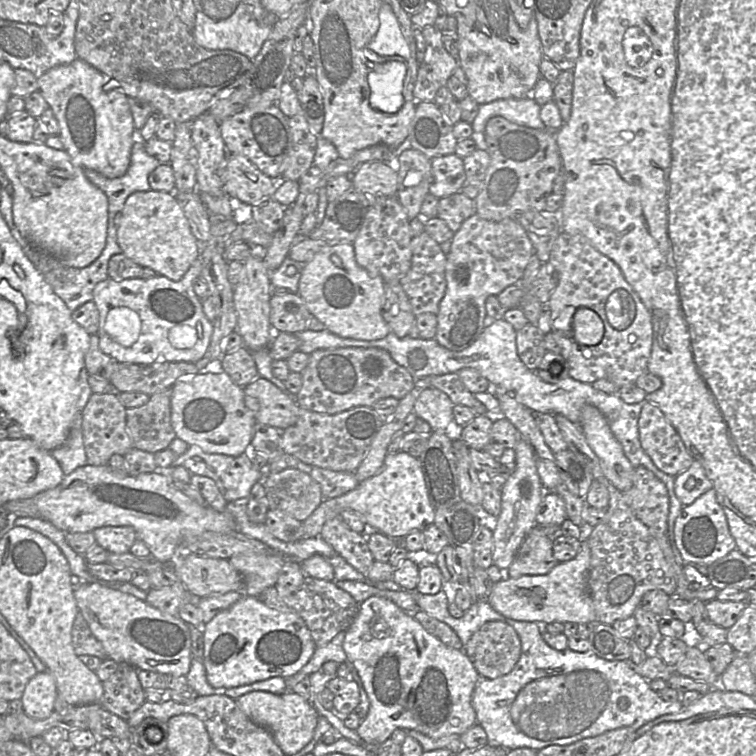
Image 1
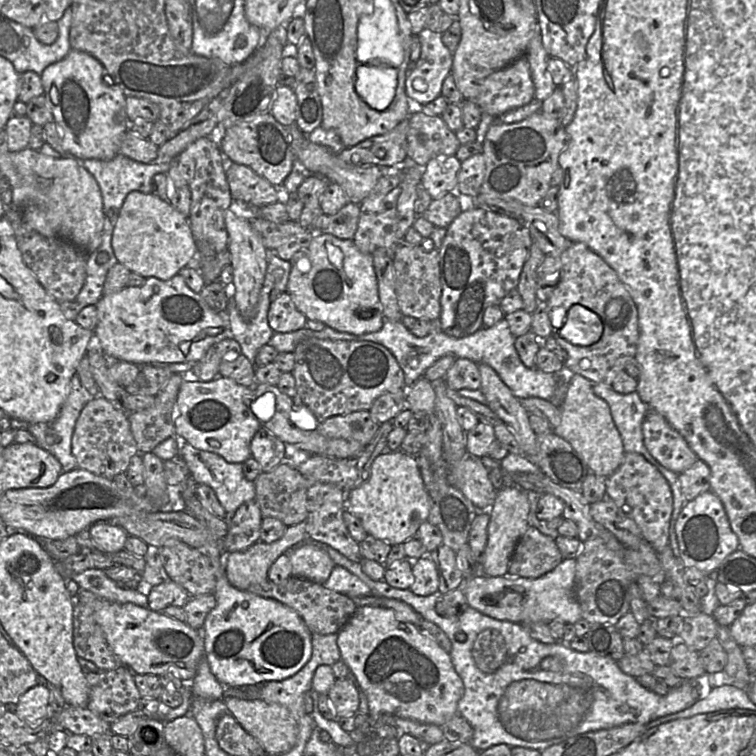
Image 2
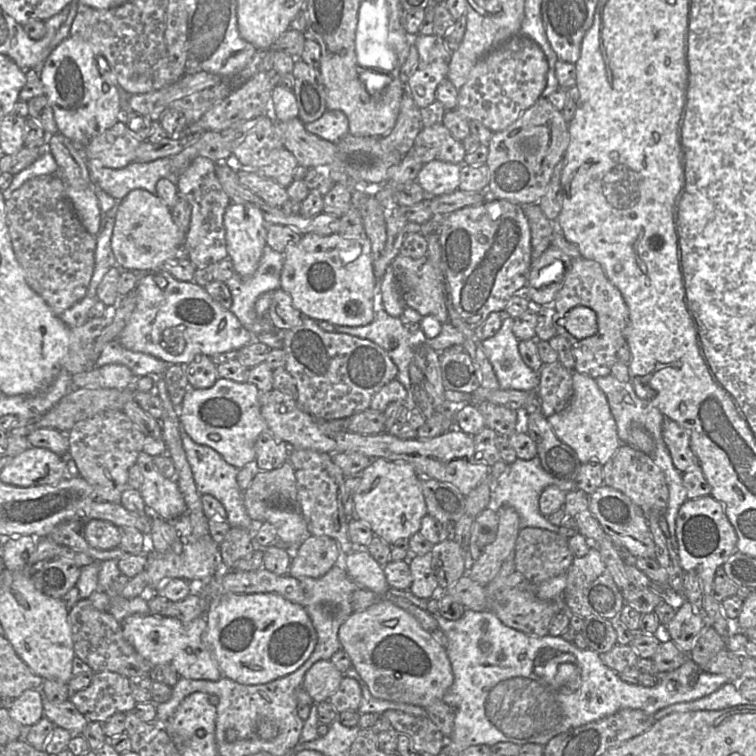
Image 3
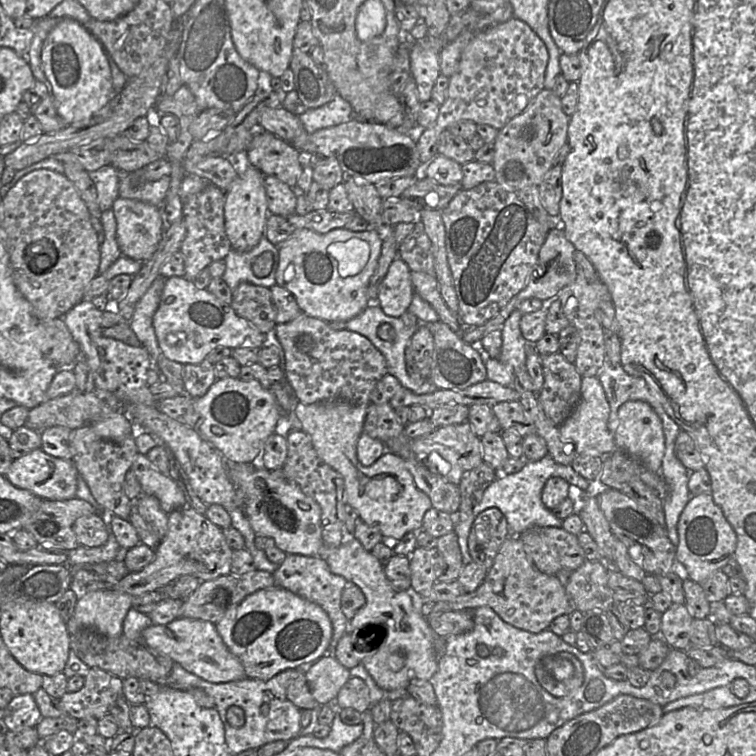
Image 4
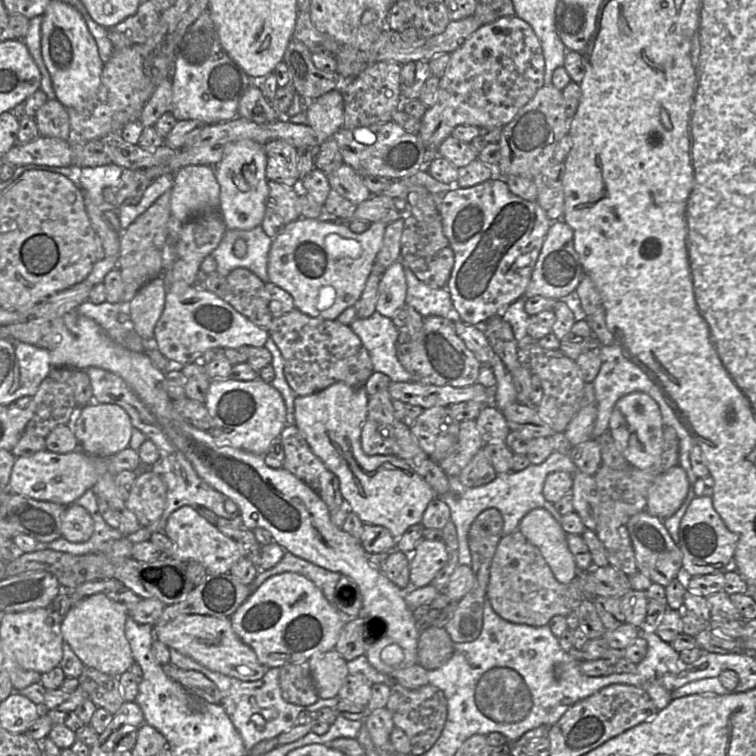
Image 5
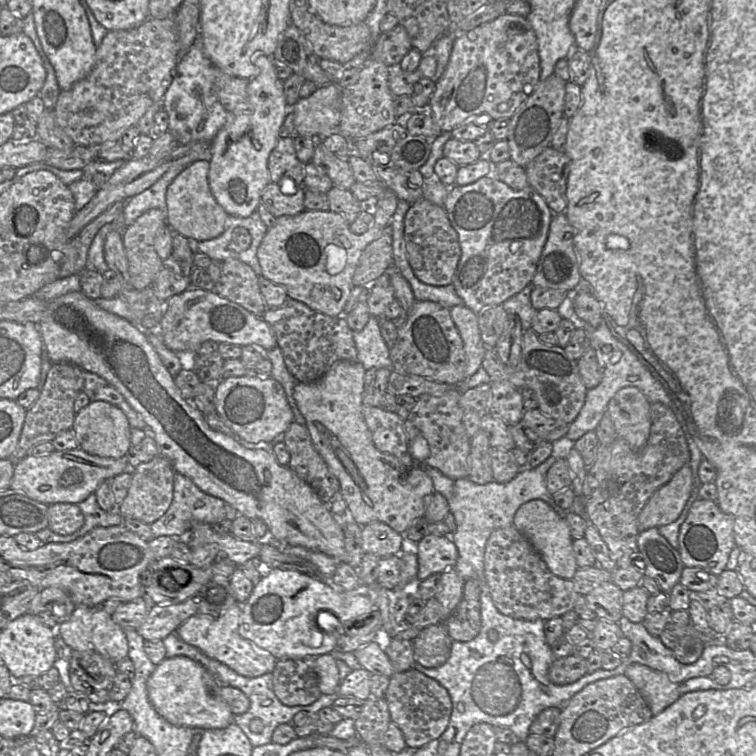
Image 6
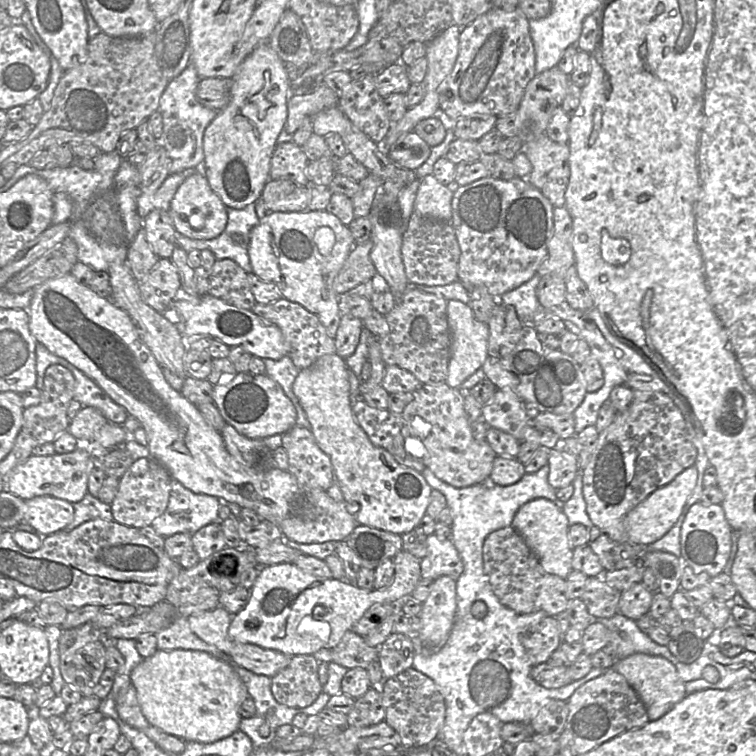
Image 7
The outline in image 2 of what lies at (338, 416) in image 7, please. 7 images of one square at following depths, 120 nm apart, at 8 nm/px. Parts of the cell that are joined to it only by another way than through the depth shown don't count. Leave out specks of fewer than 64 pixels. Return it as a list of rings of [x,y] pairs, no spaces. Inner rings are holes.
[[[386,450],[373,462],[369,479],[361,486],[347,492],[346,510],[356,515],[369,535],[383,540],[391,546],[403,544],[412,538],[420,525],[428,519],[431,498],[425,488],[416,457],[402,450]]]

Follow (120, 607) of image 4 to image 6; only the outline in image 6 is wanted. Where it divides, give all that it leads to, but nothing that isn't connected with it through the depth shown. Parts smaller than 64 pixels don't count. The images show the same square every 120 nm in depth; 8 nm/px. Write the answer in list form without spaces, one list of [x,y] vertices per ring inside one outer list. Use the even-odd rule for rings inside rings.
[[[79,605],[70,618],[58,626],[58,635],[75,651],[93,651],[117,663],[128,657],[128,642],[125,629],[115,623],[110,614],[93,606]]]

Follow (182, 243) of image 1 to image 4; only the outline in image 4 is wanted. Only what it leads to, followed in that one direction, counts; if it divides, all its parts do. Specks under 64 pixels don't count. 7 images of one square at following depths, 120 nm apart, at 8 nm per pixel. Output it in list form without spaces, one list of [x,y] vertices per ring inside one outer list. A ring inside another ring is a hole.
[[[118,197],[111,210],[117,222],[116,239],[122,255],[135,261],[149,260],[164,233],[159,206]]]

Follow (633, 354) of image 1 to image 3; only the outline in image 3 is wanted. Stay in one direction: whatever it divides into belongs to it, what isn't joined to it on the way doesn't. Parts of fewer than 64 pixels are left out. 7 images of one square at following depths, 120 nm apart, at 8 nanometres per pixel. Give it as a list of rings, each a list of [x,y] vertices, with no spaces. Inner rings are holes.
[[[582,256],[572,259],[570,269],[565,277],[562,288],[557,292],[554,301],[554,324],[564,318],[568,311],[576,306],[589,307],[597,315],[597,332],[588,338],[578,340],[571,334],[567,338],[575,359],[574,371],[592,378],[604,377],[611,373],[612,366],[617,361],[617,351],[625,338],[629,311],[619,289],[607,278],[602,266],[591,259]]]

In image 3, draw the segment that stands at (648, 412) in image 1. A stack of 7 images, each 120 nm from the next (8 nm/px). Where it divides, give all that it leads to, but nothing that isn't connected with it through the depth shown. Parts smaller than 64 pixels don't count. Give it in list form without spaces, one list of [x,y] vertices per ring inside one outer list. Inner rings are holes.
[[[664,418],[662,437],[677,470],[685,473],[698,465],[698,459],[691,447],[690,436],[684,427],[670,418]]]

